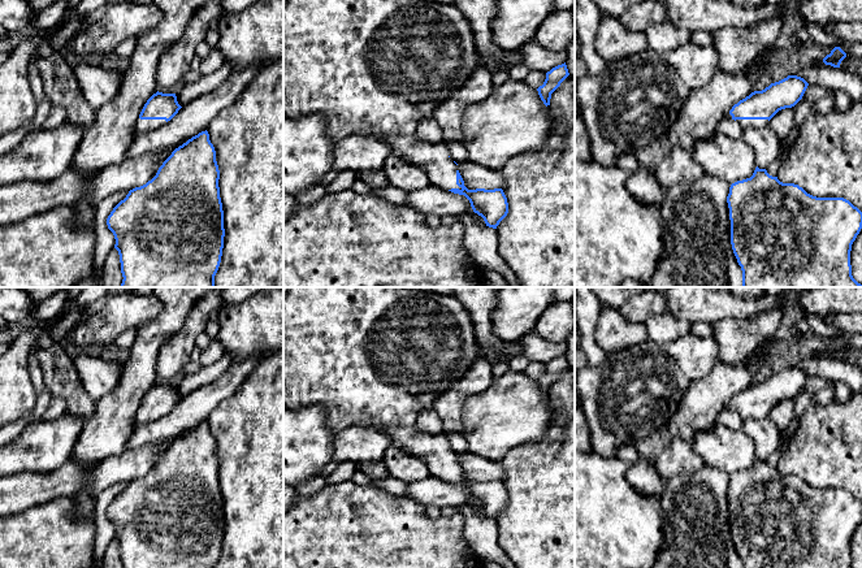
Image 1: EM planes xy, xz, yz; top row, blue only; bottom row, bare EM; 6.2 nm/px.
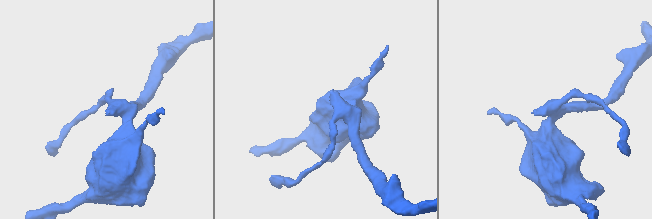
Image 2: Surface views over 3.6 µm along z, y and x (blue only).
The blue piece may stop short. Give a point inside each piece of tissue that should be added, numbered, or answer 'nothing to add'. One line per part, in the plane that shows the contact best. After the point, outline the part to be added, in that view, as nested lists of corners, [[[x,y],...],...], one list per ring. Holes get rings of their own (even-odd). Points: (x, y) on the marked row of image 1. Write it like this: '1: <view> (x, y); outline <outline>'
1: xz (433, 159); outline [[[415,134],[387,135],[384,140],[391,147],[391,155],[423,168],[430,183],[443,188],[459,188],[456,185],[458,165],[449,157],[446,144],[420,142]]]

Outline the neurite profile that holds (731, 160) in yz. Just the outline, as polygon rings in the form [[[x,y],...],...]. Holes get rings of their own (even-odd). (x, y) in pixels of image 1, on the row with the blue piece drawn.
[[[722,133],[697,140],[690,152],[706,174],[729,185],[750,178],[757,168],[754,149],[744,139],[736,140]]]

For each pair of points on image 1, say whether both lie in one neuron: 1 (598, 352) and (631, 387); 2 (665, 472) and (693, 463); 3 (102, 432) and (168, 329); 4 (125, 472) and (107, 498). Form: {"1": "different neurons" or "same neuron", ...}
{"1": "different neurons", "2": "same neuron", "3": "same neuron", "4": "different neurons"}

